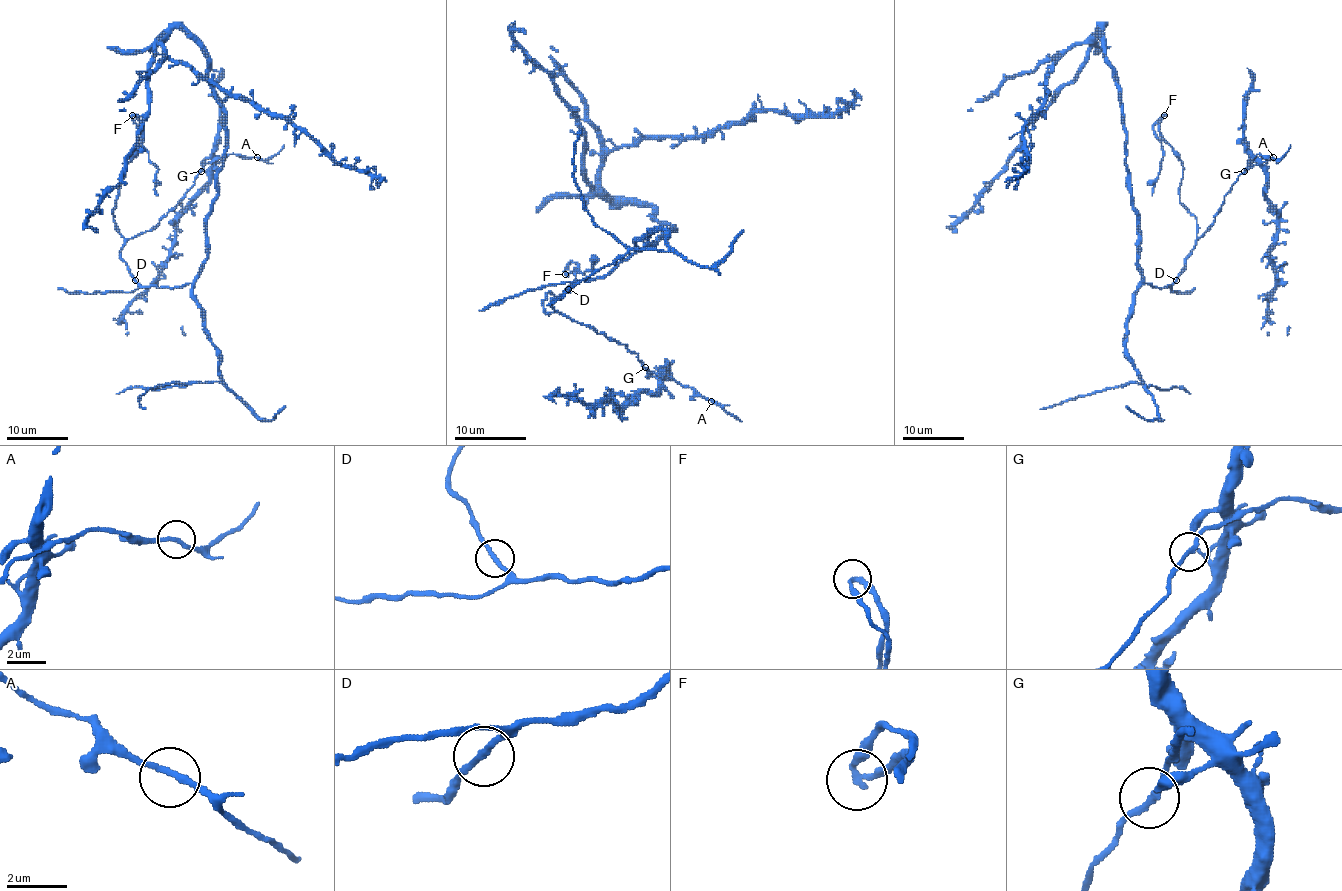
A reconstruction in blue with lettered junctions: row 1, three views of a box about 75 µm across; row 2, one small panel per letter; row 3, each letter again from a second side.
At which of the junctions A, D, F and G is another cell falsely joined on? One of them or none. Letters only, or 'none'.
F

